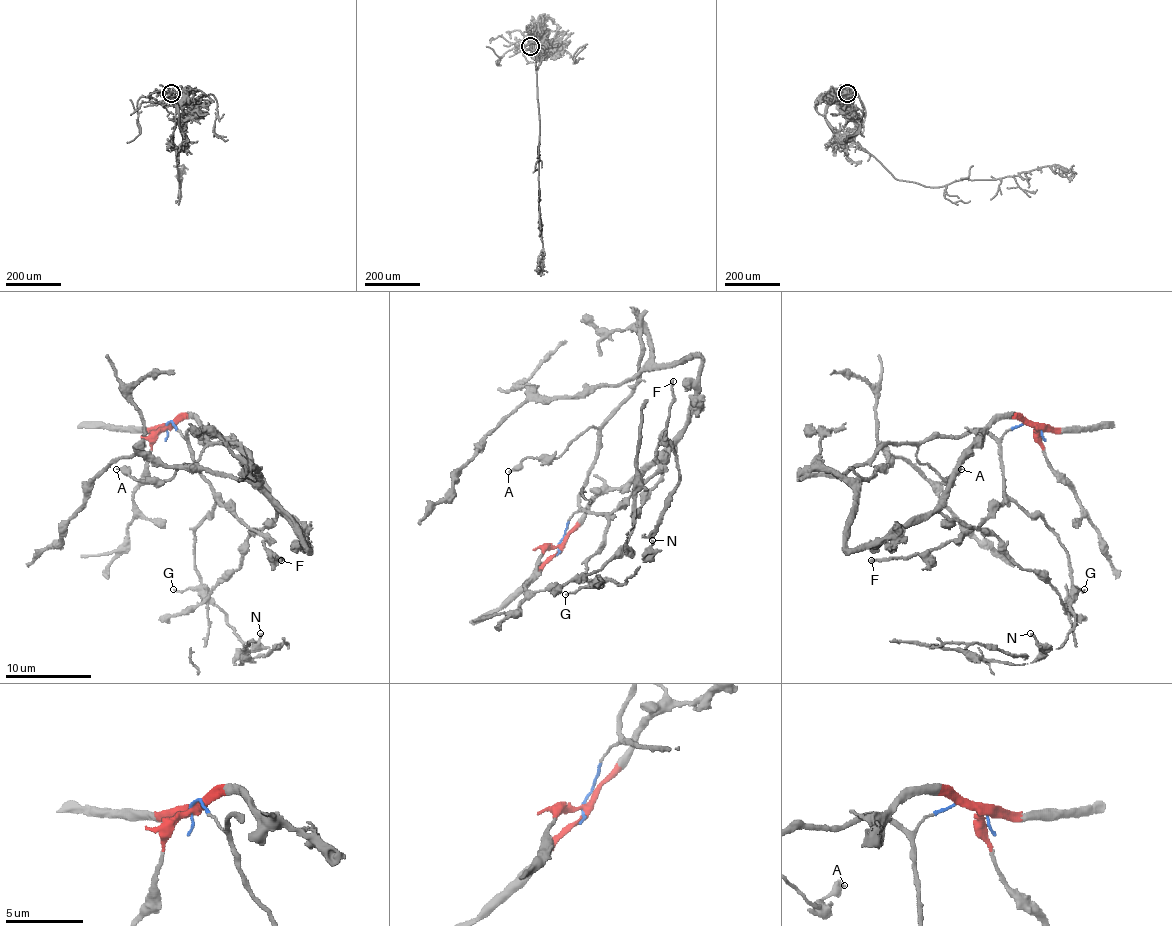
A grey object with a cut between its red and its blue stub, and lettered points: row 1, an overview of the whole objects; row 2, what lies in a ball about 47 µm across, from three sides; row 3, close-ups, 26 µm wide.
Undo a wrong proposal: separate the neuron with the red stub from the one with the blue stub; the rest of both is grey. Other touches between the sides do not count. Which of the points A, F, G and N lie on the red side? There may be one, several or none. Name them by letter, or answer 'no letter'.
no letter

